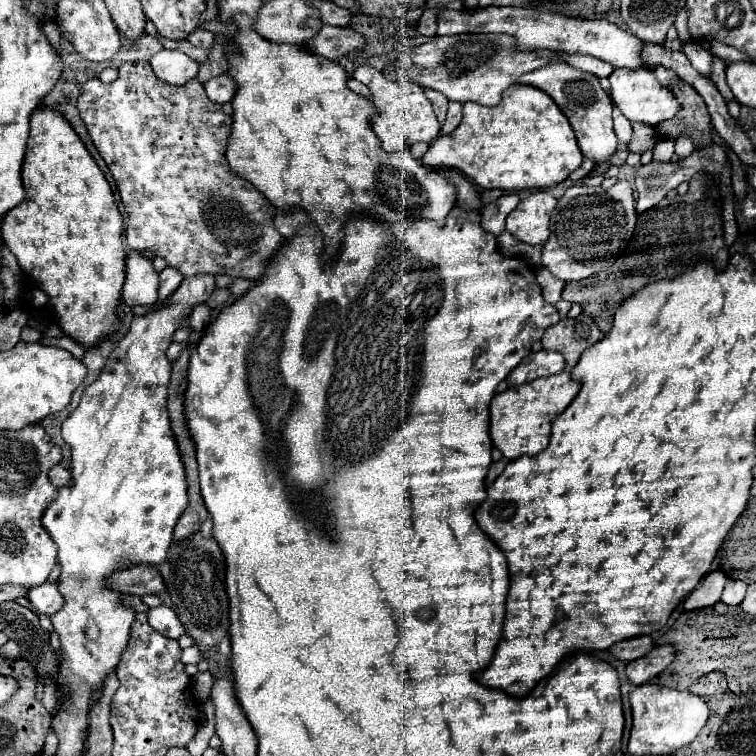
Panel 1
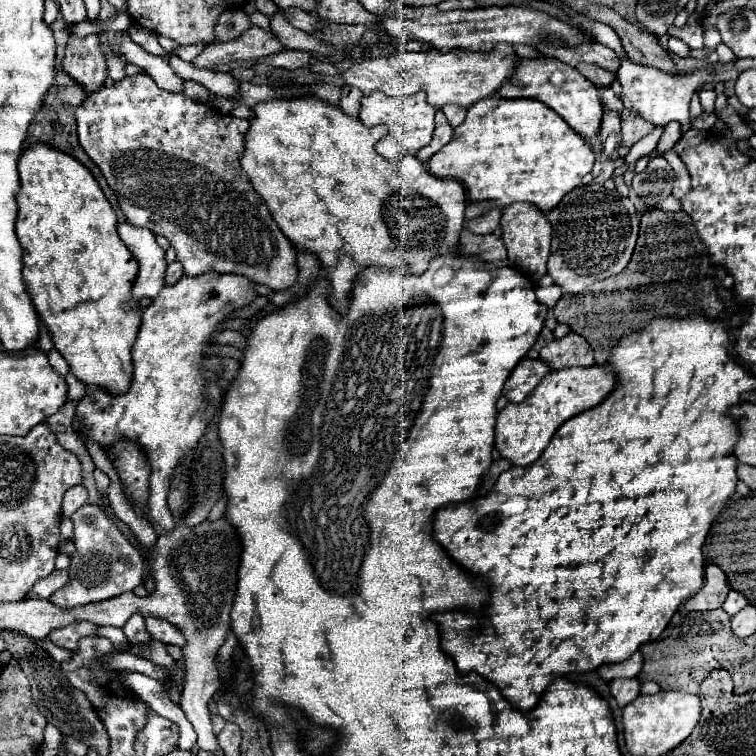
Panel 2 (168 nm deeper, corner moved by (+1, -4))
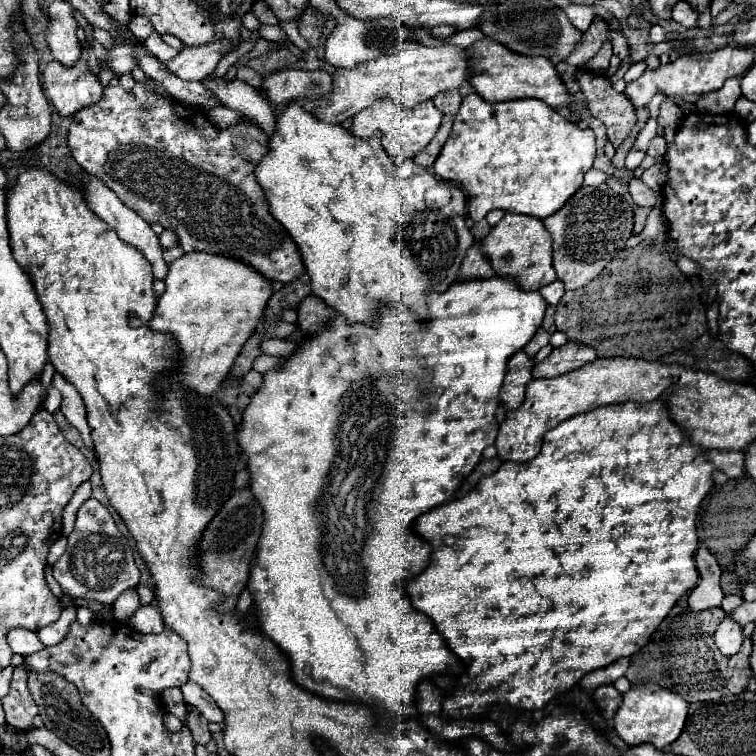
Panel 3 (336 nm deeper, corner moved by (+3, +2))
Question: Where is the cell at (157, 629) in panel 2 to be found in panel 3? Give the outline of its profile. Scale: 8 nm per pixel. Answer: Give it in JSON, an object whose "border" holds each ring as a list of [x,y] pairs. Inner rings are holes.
{"border":[[[141,605],[137,613],[129,619],[129,623],[139,631],[139,633],[161,633],[165,629],[163,619],[159,609],[151,605]]]}

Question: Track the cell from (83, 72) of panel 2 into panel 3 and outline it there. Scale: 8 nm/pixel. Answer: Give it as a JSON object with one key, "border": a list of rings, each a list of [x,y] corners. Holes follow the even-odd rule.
{"border":[[[83,43],[79,59],[71,67],[51,61],[43,71],[47,97],[61,115],[73,115],[79,109],[97,103],[103,95],[103,85],[87,63],[89,51],[89,45]]]}

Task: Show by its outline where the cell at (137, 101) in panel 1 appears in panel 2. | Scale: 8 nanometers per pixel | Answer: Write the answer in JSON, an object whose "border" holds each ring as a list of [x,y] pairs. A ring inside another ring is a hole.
{"border":[[[145,73],[125,77],[113,87],[103,87],[89,95],[77,107],[75,117],[83,151],[115,191],[127,221],[167,237],[185,267],[185,275],[201,275],[207,271],[235,273],[267,285],[273,291],[289,289],[297,281],[297,251],[273,221],[267,205],[251,187],[239,163],[249,129],[247,119],[221,115],[211,105],[193,101],[183,93],[167,93]]]}

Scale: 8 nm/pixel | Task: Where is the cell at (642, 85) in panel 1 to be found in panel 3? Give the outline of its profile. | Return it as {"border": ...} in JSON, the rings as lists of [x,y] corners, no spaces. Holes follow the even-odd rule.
{"border":[[[723,47],[707,53],[681,55],[667,65],[659,65],[657,69],[645,69],[645,73],[639,79],[627,83],[625,95],[635,107],[647,107],[657,93],[663,93],[663,97],[667,99],[683,99],[685,95],[693,93],[717,91],[723,87],[727,77],[743,75],[751,67],[751,63],[753,63],[753,49],[743,49],[743,47]]]}

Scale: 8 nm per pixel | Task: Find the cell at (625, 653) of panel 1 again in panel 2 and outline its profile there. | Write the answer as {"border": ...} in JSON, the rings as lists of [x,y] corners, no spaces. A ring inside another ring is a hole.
{"border":[[[635,653],[621,663],[609,663],[609,665],[599,667],[599,677],[605,681],[631,679],[641,671],[641,667],[643,667],[643,657],[641,657],[641,653]]]}

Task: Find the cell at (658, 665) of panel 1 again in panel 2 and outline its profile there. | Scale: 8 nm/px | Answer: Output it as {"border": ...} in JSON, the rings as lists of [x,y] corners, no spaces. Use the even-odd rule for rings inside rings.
{"border":[[[615,679],[611,681],[611,695],[617,699],[619,707],[629,705],[639,695],[639,679]]]}

